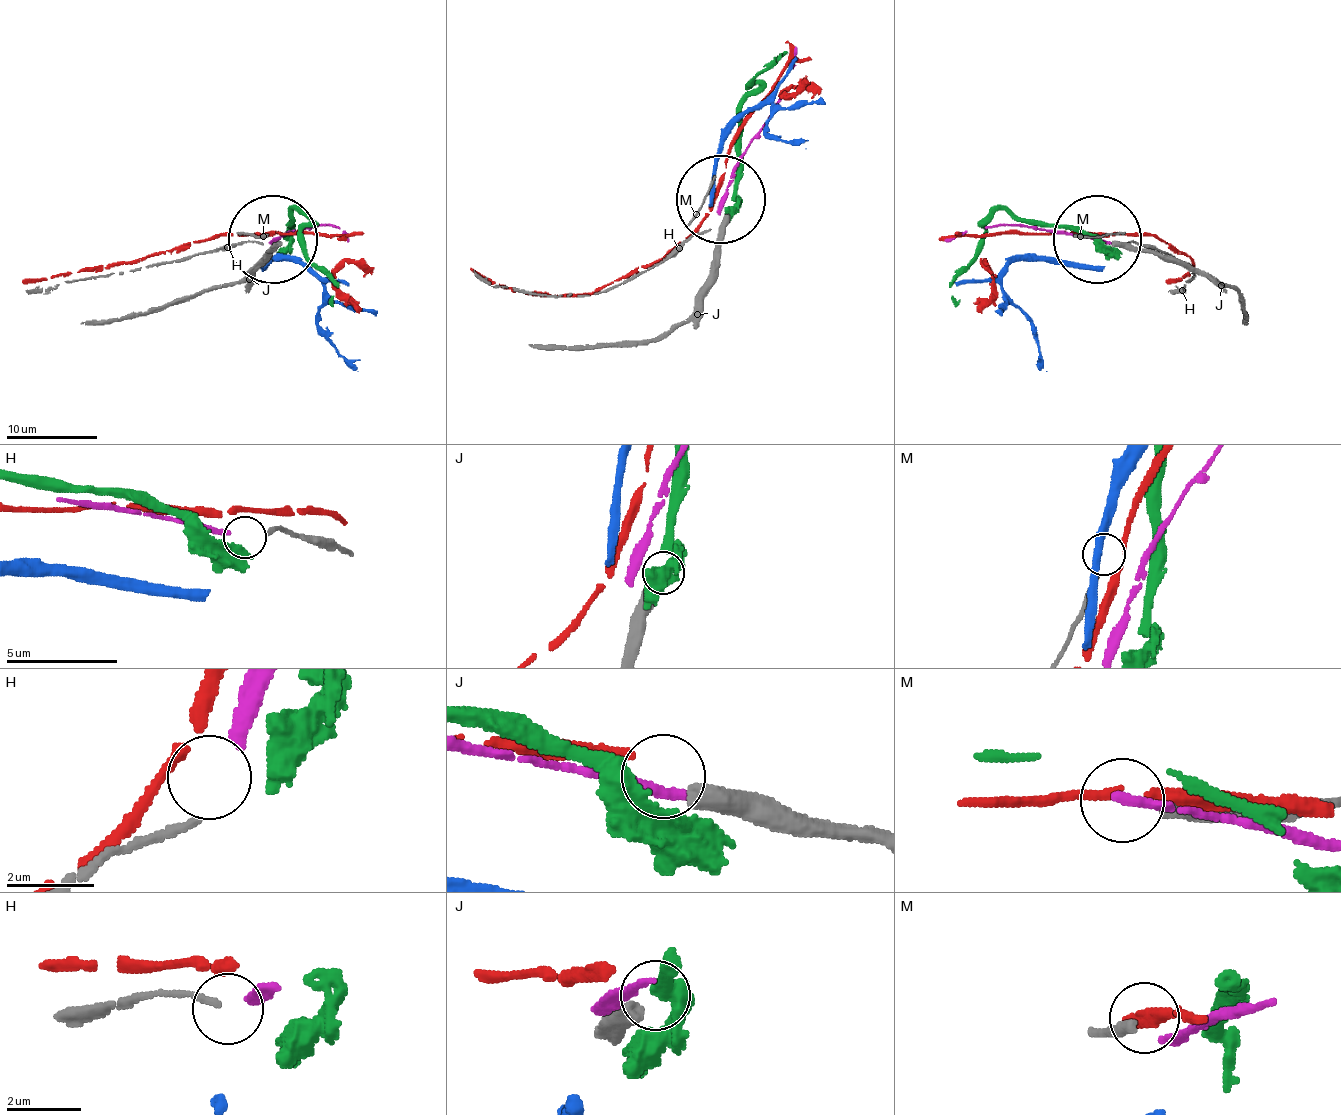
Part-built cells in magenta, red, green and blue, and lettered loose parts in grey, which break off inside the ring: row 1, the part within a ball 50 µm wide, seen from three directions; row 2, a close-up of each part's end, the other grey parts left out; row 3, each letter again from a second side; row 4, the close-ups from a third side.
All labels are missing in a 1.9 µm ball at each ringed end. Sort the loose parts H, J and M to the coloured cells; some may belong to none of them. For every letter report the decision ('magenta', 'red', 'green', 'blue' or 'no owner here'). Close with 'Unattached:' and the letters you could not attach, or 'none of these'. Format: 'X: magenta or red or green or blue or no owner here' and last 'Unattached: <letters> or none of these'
H: magenta
J: green
M: no owner here
Unattached: M

